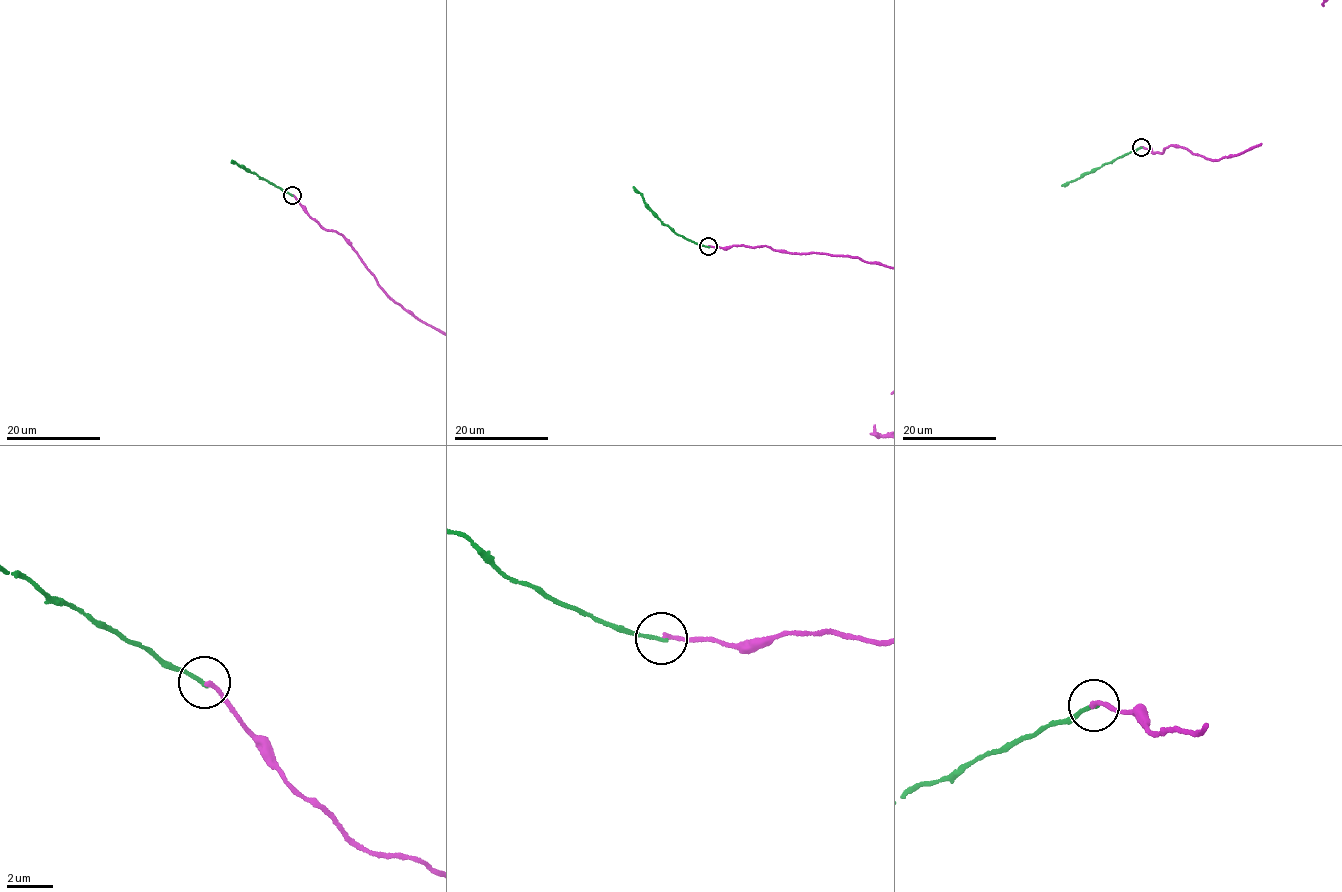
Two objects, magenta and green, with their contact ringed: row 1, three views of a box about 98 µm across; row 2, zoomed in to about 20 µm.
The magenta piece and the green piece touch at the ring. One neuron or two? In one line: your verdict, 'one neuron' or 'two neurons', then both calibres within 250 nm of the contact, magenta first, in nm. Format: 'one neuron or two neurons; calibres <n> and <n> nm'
two neurons; calibres 170 and 160 nm

